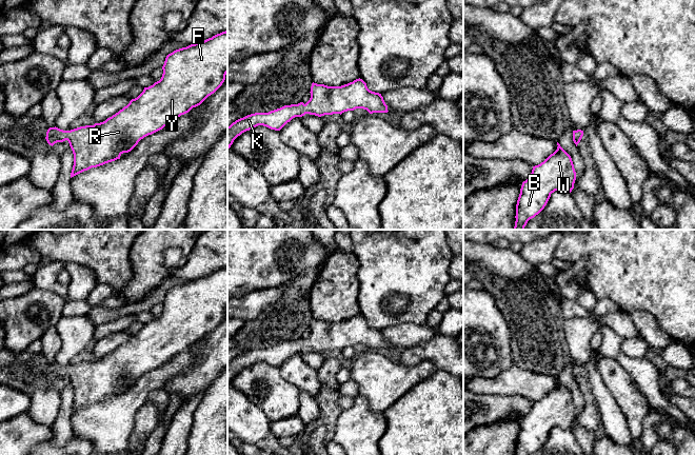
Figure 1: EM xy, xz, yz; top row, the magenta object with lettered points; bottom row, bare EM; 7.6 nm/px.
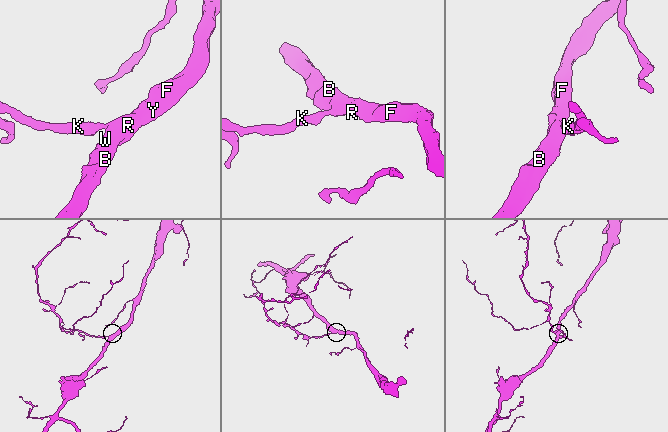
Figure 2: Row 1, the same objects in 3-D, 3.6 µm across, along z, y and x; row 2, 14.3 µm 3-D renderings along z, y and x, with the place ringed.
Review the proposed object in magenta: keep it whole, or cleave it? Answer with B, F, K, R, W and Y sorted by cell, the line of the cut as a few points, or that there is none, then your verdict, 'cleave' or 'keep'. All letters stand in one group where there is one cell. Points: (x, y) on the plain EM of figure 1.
groups B F K R W Y; cut none; keep

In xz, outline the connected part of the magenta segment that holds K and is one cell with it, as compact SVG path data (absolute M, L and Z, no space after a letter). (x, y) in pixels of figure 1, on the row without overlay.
M360 314L341 322L327 322L313 318L310 329L311 334L305 340L300 338L284 341L269 349L251 350L233 358L227 362L227 385L234 376L246 367L258 361L280 367L293 354L302 353L305 350L321 353L341 351L356 344L366 345L370 350L389 348L381 330L370 327Z

